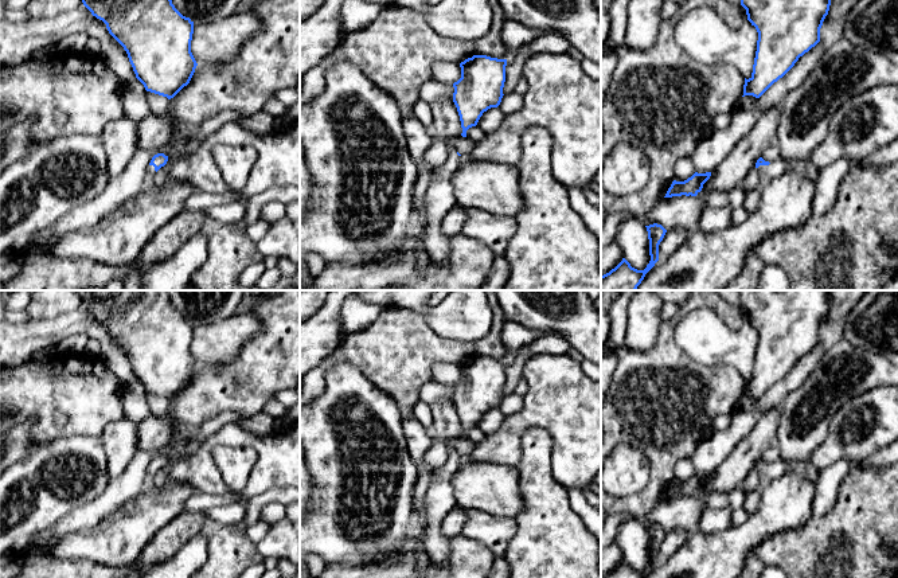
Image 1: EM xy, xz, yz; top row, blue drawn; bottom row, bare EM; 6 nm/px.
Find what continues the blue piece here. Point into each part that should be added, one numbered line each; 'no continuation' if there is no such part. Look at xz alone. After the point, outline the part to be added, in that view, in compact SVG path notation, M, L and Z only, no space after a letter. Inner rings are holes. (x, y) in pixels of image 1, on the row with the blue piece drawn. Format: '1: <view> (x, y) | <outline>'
1: xz (438, 199) | M449 149L446 161L436 168L433 180L422 198L425 211L425 250L429 259L444 266L449 255L449 242L442 231L442 219L449 210L457 206L452 175L460 165L462 156L456 149Z

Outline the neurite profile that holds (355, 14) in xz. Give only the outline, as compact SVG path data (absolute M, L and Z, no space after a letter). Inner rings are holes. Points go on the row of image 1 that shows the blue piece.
M344 0L341 4L340 43L351 32L368 26L382 11L383 5L367 0Z

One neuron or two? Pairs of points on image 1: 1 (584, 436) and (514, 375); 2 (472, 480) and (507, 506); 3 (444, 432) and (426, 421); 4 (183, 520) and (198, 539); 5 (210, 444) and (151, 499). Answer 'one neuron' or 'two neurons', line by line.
1: two neurons
2: one neuron
3: two neurons
4: two neurons
5: two neurons

